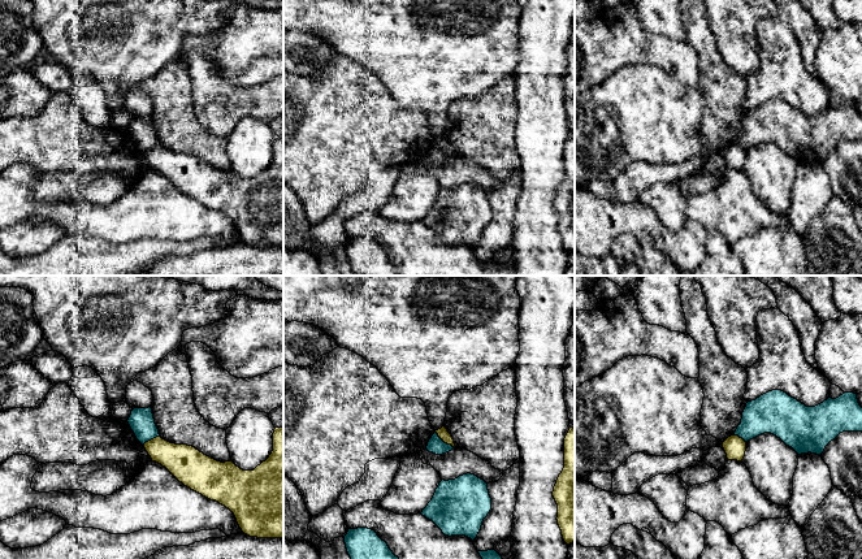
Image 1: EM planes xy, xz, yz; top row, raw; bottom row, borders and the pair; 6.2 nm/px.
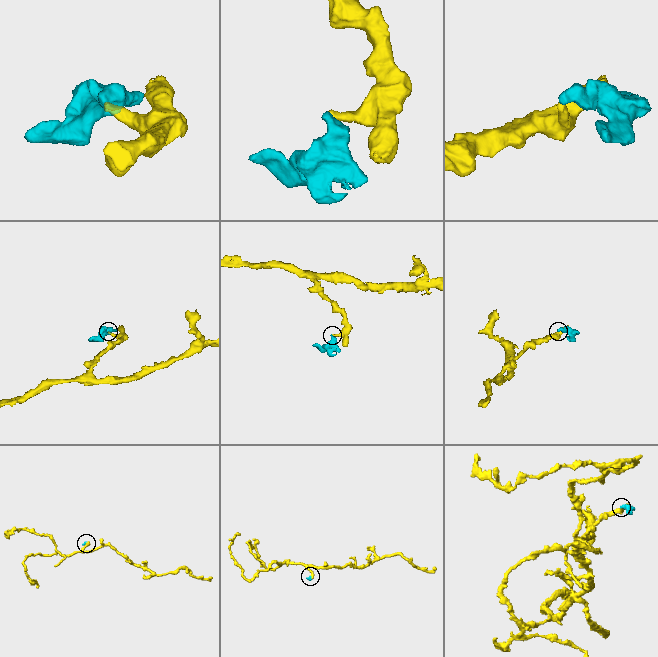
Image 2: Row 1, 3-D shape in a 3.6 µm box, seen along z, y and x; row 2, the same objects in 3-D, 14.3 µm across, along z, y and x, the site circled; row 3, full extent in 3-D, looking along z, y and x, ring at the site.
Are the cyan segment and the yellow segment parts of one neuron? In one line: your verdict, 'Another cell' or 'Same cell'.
Another cell

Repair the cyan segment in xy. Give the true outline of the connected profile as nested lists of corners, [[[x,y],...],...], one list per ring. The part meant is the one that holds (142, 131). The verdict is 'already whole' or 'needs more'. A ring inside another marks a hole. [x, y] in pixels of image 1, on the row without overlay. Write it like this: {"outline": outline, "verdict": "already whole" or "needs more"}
{"outline": [[[151,116],[134,117],[127,131],[142,153],[160,144]]], "verdict": "already whole"}

